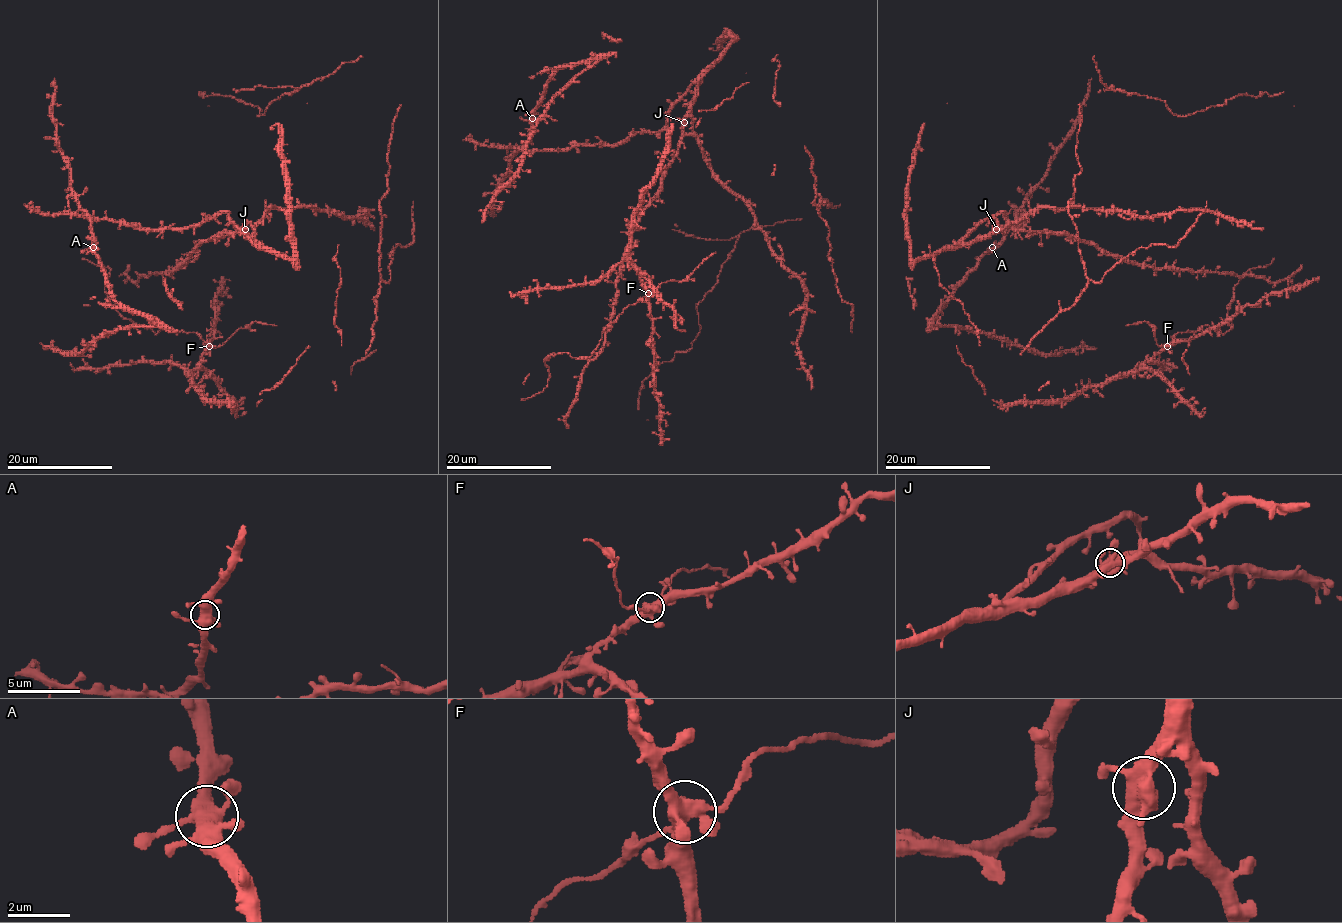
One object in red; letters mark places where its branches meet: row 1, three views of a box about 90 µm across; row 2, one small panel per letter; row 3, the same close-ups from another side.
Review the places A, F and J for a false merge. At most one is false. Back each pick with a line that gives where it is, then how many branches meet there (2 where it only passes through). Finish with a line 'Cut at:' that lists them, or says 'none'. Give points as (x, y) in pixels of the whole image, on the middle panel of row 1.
F: (648, 293) | 6
Cut at: F

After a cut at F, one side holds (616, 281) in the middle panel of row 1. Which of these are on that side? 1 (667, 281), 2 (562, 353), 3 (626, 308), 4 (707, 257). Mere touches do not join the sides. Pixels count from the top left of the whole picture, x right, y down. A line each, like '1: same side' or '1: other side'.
1: other side
2: other side
3: other side
4: other side

